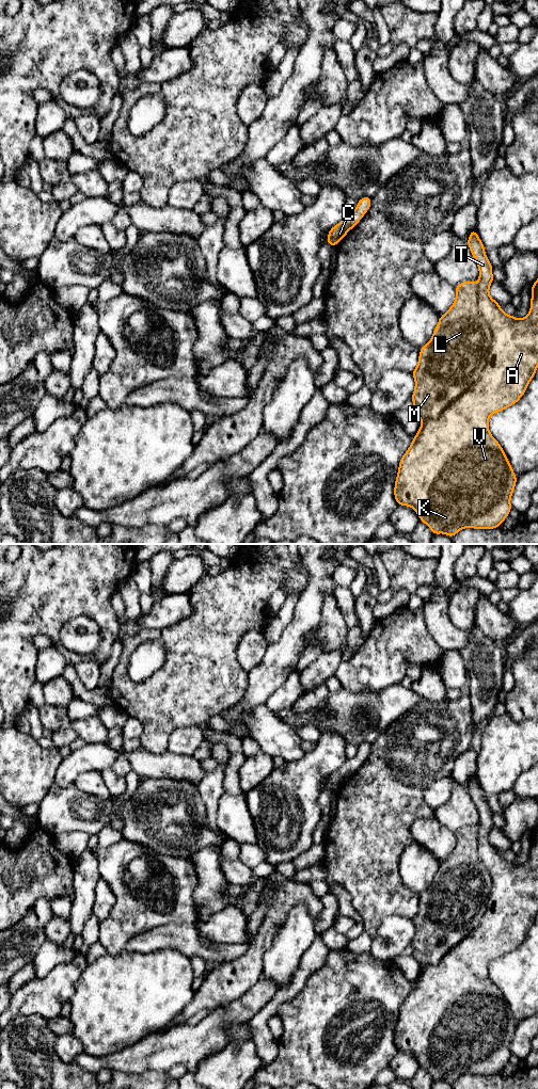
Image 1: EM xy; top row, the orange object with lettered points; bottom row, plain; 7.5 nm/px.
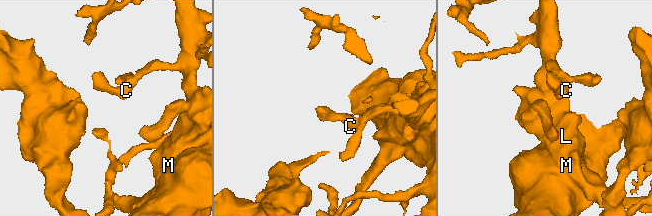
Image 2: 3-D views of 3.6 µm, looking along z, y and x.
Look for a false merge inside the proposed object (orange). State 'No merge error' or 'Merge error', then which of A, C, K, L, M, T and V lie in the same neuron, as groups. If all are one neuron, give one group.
Merge error. Groups: A C K T V / L M

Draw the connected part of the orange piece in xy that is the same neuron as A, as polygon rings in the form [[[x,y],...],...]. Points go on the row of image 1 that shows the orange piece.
[[[475,228],[470,233],[466,243],[479,269],[478,308],[492,332],[487,364],[476,382],[453,401],[438,418],[422,421],[411,446],[399,462],[394,487],[394,496],[398,506],[412,507],[420,519],[431,529],[433,535],[445,533],[450,538],[454,538],[463,528],[497,528],[509,515],[512,509],[510,498],[518,478],[500,443],[491,435],[488,421],[492,414],[501,412],[520,400],[538,368],[538,279],[532,285],[528,315],[516,319],[513,316],[505,314],[500,307],[500,303],[489,294],[489,287],[494,281],[493,266],[485,253],[485,246]]]

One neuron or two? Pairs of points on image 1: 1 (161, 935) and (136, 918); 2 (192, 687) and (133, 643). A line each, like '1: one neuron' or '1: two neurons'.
1: two neurons
2: one neuron

